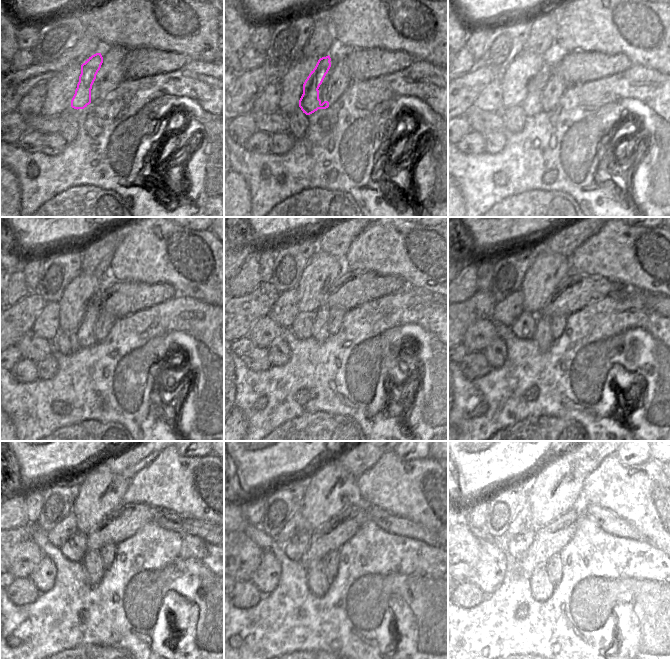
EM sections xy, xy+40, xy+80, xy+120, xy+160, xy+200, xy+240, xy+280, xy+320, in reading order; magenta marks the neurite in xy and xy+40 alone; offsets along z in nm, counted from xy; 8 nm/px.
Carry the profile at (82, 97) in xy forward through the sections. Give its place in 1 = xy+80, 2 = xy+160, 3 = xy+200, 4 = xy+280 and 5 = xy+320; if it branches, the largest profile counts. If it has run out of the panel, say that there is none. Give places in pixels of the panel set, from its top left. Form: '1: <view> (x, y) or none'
1: xy+80 (533, 103)
2: xy+160 (320, 331)
3: xy+200 (543, 338)
4: xy+280 (318, 583)
5: xy+320 (542, 588)

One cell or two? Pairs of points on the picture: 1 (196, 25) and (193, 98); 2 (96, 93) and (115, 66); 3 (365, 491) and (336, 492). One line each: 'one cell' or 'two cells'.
1: two cells
2: one cell
3: two cells

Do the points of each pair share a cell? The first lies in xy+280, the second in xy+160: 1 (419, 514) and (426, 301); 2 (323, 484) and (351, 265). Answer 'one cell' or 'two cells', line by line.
1: two cells
2: two cells

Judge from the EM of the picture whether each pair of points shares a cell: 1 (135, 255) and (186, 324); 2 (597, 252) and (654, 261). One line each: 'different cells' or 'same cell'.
1: different cells
2: same cell

